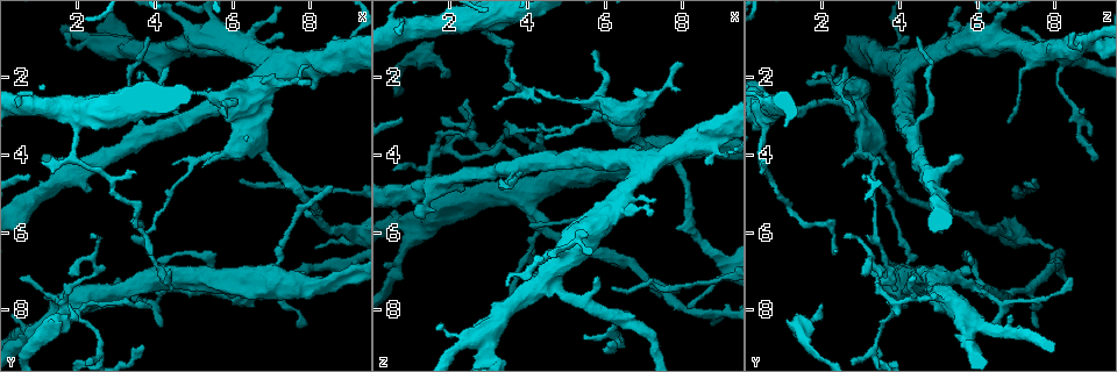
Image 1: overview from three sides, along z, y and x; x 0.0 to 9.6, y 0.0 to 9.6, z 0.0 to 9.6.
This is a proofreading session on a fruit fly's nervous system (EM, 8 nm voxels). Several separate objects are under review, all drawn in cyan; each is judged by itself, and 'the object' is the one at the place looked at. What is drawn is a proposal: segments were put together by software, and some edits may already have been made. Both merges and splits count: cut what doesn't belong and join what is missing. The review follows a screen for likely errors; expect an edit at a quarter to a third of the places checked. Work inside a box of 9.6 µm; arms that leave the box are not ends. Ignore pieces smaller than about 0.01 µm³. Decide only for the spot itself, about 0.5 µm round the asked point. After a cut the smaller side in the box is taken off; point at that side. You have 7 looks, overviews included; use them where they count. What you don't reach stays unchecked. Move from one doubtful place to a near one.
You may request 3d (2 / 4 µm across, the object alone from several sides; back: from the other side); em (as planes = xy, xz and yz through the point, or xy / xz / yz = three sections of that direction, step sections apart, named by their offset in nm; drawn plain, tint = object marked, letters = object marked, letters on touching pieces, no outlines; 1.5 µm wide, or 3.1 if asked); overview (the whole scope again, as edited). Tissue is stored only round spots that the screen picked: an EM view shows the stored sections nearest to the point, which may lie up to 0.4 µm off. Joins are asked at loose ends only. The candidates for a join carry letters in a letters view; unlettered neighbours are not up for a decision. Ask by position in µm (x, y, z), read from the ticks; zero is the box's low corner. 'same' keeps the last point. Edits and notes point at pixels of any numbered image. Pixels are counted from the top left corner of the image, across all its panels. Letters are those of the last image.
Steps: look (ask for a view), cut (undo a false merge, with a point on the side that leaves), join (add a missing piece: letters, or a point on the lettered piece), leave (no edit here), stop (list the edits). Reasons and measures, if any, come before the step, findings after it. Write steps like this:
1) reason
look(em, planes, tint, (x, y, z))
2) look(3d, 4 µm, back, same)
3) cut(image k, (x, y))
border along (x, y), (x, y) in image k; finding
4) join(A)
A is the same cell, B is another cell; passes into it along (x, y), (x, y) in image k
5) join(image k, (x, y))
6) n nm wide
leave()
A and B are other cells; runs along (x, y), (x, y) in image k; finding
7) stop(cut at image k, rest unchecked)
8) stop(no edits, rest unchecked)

abrupt turn
look(em, planes, letters, (7.00, 1.50, 4.45))

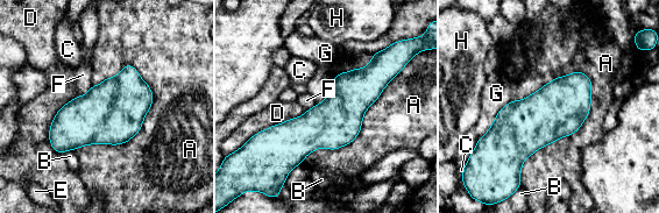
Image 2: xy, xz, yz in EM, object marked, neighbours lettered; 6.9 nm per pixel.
A touches over 700 nm
leave()
A, B, C, D, E, F, G and H are other cells; one cell here

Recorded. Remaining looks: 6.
look(3d, 2 µm, back, (3.75, 1.00, 4.40))

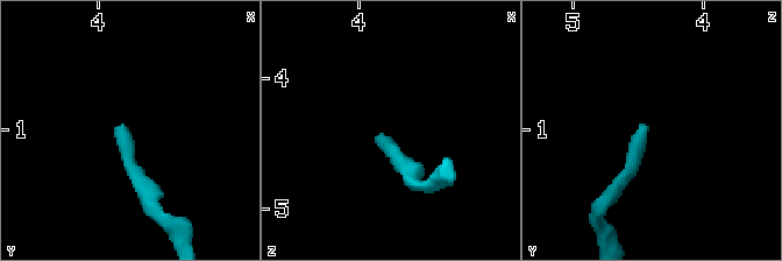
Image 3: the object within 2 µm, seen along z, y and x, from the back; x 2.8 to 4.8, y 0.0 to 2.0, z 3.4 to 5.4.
need the tissue
look(em, planes, letters, (3.82, 0.98, 4.42))

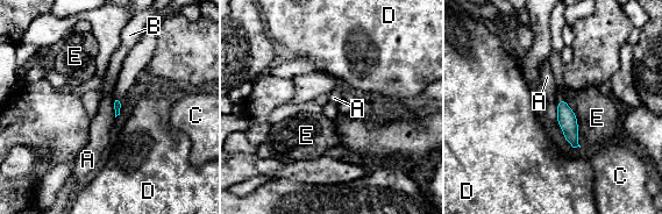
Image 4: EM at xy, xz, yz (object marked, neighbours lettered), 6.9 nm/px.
leave()
A, B, C, D and E are other cells; border along (560, 99), (557, 102), (556, 121) in image 4; no lettered piece goes on from it

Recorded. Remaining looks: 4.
branch stops here
look(em, planes, letters, (5.80, 3.00, 1.30))

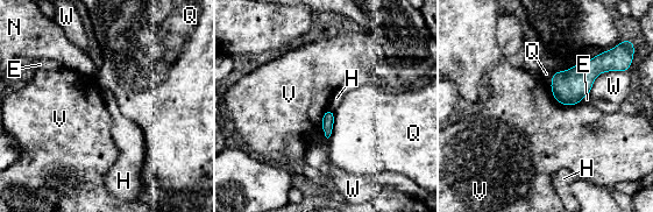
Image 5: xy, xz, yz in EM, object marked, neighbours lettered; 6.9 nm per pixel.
80 nm wide
leave()
E, H, N, Q, V and W are other cells; border along (549, 86), (558, 101), (580, 103) in image 5; none of them fits

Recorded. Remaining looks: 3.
stop(no edits, rest unchecked)

